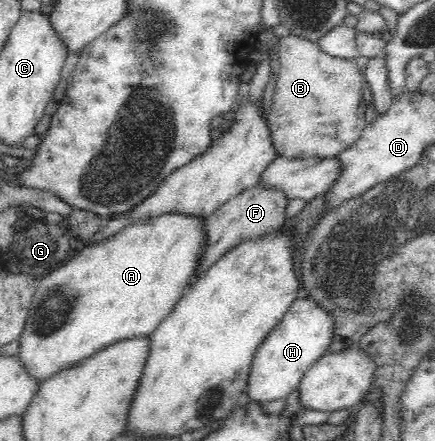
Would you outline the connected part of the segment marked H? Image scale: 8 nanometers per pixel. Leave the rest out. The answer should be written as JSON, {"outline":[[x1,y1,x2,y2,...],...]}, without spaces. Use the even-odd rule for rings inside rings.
{"outline":[[307,297,298,298,255,351,246,389,249,401,275,401,297,390,303,375,327,351,333,327,327,311]]}

